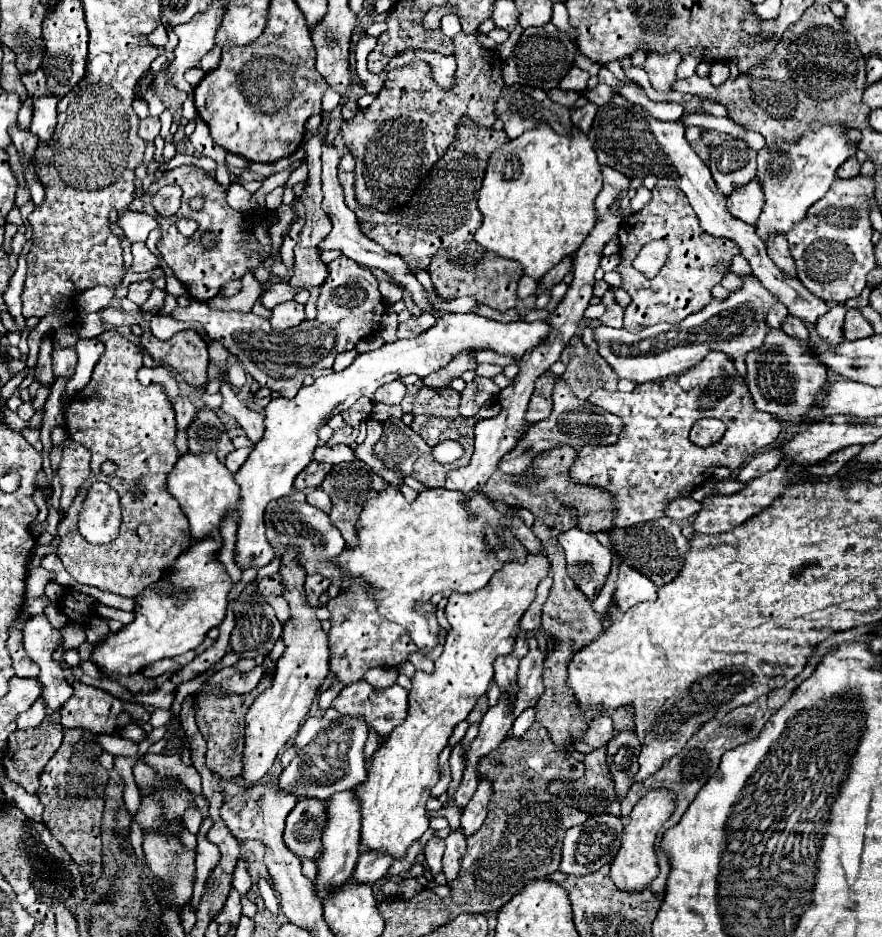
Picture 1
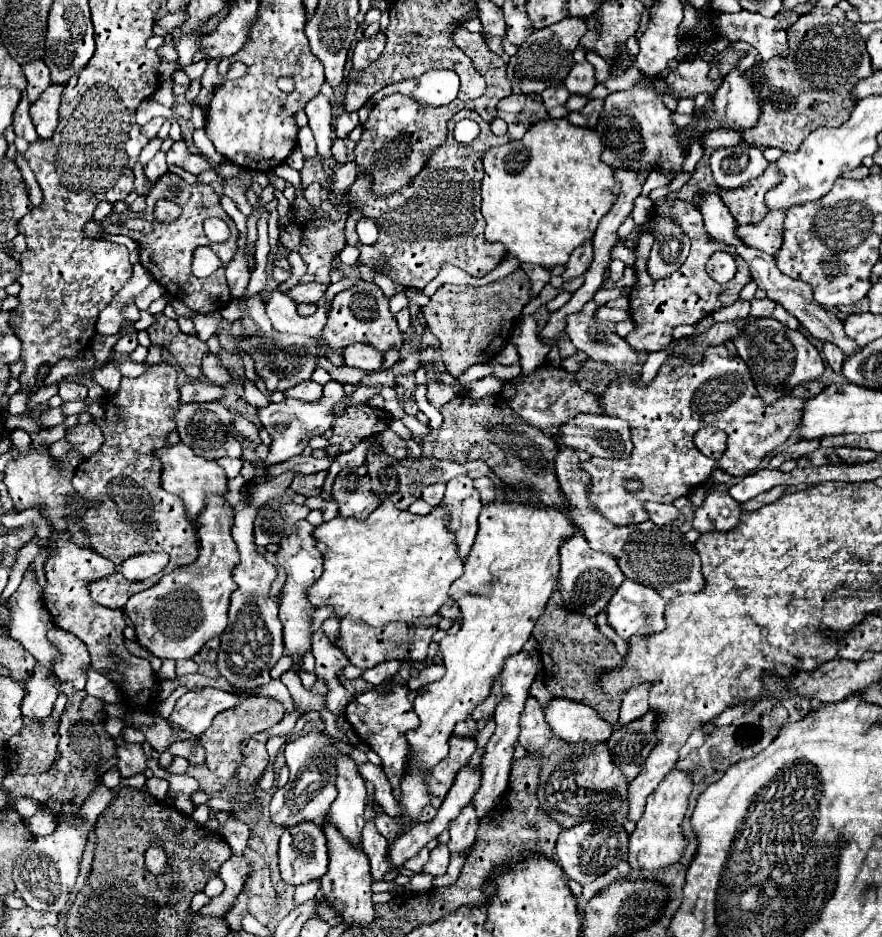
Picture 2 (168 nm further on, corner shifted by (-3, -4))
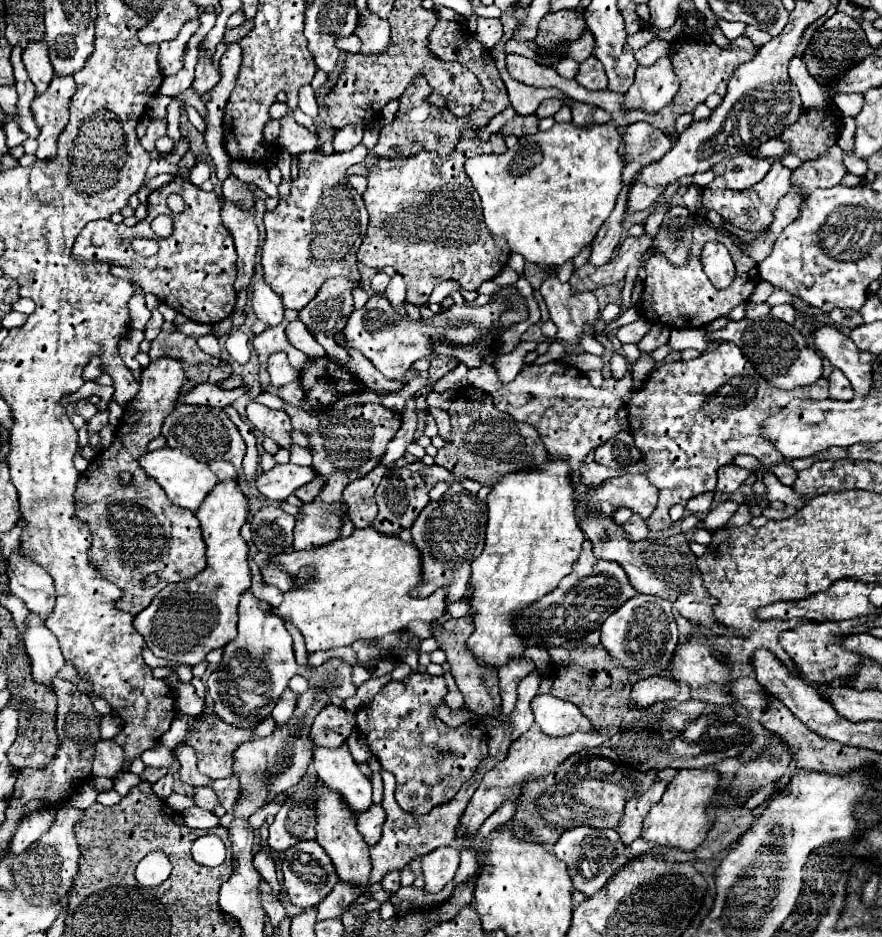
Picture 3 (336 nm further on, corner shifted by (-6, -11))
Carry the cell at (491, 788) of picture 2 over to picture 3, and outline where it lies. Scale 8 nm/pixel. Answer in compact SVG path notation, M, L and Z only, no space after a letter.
M516 657L510 659L504 667L500 667L498 677L500 677L500 697L502 697L502 713L500 717L508 715L512 707L516 705L516 687L518 681L528 675L528 671L534 671L534 661L528 657Z

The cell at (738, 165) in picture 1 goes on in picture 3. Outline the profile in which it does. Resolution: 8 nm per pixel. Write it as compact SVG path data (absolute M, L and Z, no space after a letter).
M738 155L728 161L724 179L730 189L748 189L754 183L762 181L768 171L770 171L768 159L752 157L752 155Z

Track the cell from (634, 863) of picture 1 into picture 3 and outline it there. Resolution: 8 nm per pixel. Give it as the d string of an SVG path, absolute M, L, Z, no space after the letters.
M700 767L700 769L680 769L672 783L668 783L664 797L652 811L648 813L648 819L644 819L644 835L642 839L654 841L658 845L682 849L686 853L700 847L700 843L706 839L706 833L710 831L706 809L714 801L712 797L718 791L720 773L716 767Z

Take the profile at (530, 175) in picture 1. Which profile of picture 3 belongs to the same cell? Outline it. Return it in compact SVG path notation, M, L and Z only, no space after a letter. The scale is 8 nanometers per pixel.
M610 121L606 125L576 127L574 123L554 123L548 131L522 135L518 143L502 155L476 155L464 163L474 189L482 199L482 213L488 229L508 241L512 253L520 253L526 261L536 265L560 267L576 257L592 239L600 225L612 213L616 195L620 193L620 171L624 161L620 157L622 133Z

